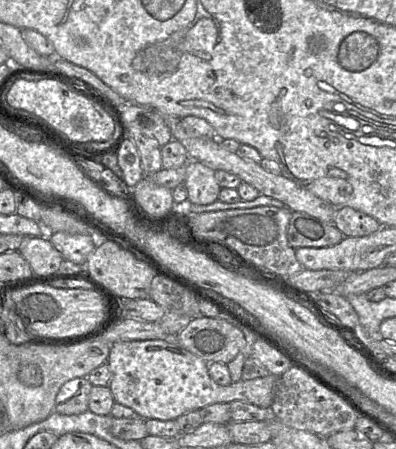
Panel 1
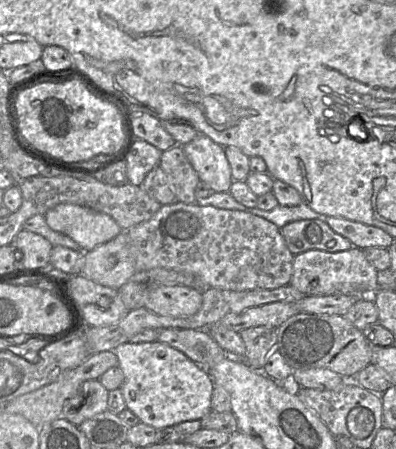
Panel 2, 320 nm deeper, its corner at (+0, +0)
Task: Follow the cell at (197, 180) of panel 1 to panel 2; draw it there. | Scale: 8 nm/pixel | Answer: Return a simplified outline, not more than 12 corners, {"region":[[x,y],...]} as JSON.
{"region":[[199,134],[182,147],[200,181],[229,192],[223,146]]}

